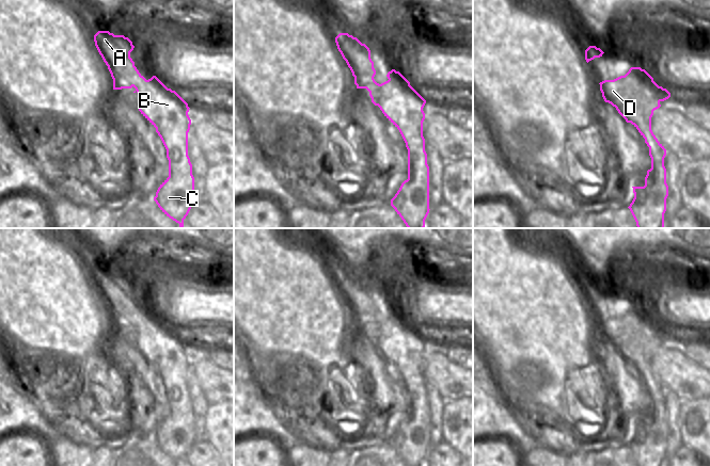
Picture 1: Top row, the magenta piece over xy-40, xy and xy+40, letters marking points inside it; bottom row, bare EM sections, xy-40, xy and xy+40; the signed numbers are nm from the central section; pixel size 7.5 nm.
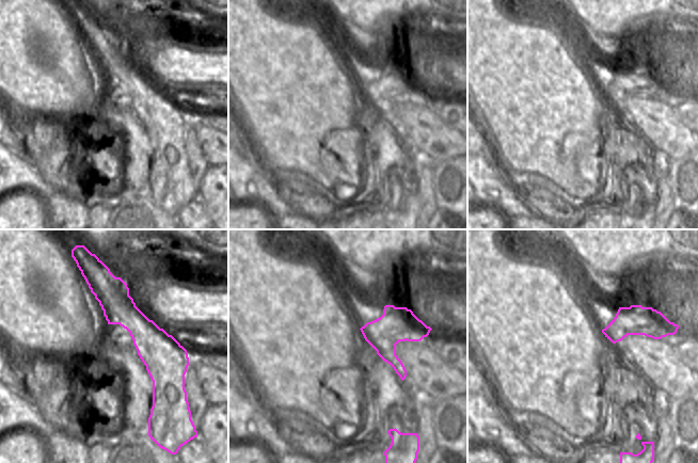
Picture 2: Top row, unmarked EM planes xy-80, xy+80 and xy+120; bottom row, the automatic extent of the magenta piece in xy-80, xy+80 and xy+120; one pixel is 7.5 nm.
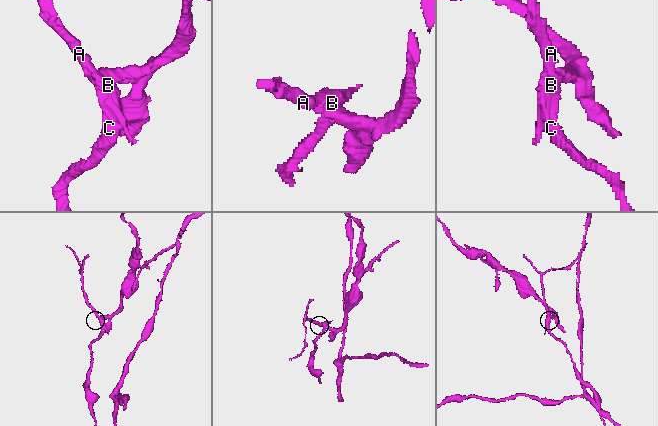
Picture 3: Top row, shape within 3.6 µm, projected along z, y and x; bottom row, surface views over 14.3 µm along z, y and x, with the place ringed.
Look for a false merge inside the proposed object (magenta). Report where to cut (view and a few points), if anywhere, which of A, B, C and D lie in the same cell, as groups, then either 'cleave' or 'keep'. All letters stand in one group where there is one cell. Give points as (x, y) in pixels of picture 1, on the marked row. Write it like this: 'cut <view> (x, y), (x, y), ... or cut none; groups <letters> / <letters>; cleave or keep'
cut xy+40 (659, 100), (649, 93), (636, 93), (616, 108); groups A B C / D; cleave

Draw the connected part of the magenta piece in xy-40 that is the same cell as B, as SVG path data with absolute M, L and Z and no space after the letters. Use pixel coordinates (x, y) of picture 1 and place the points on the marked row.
M98 31L94 35L95 46L108 66L113 82L127 82L139 94L139 111L156 128L169 160L169 177L160 184L154 200L160 210L170 219L184 227L184 220L194 203L194 177L192 164L188 156L188 132L191 119L188 115L188 103L171 89L168 89L156 76L146 80L135 66L130 52L135 46L124 35L114 35L109 31Z

